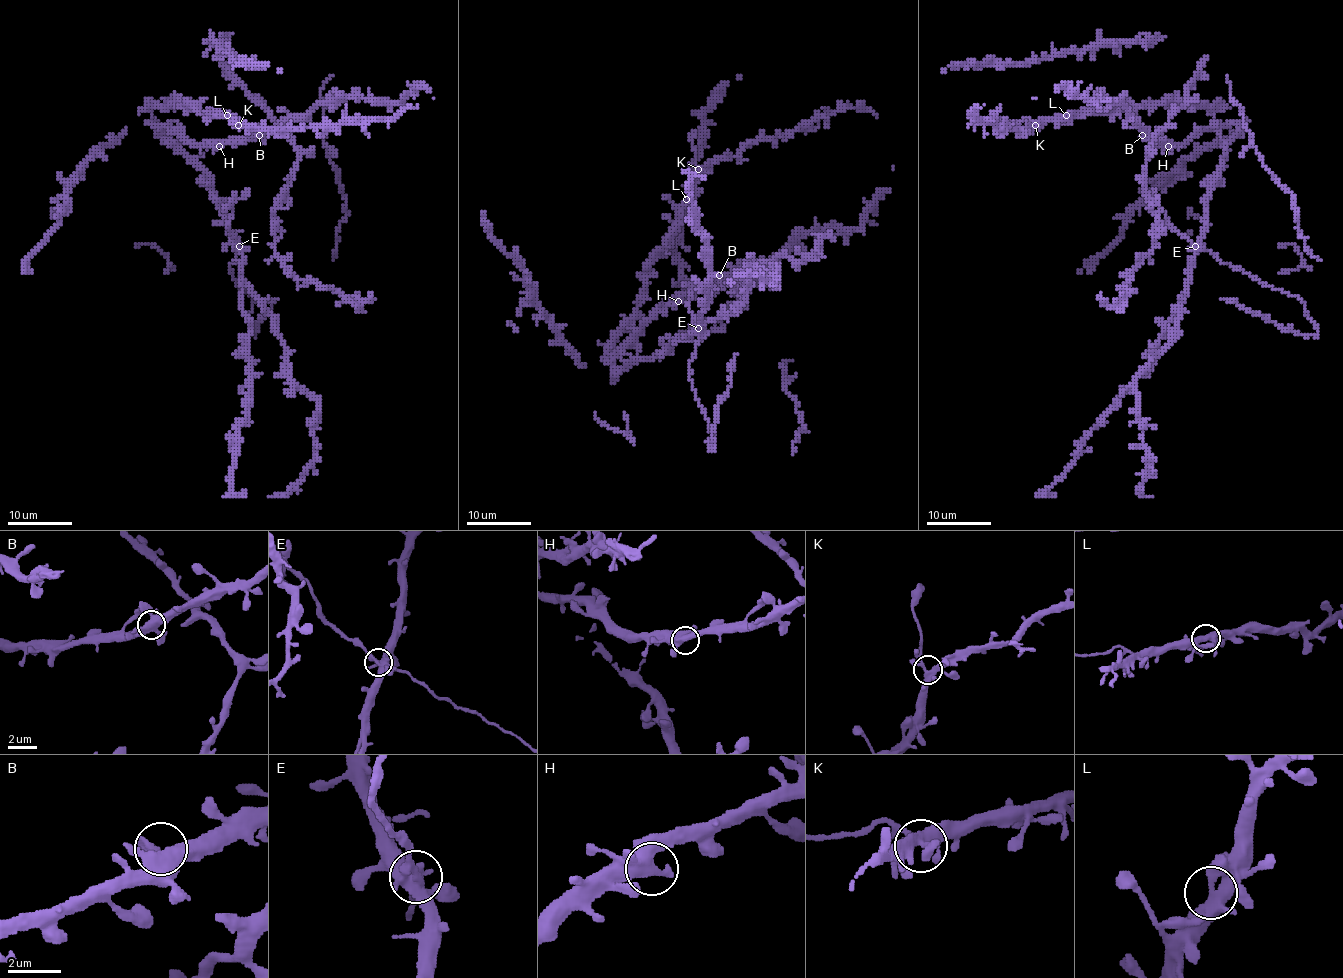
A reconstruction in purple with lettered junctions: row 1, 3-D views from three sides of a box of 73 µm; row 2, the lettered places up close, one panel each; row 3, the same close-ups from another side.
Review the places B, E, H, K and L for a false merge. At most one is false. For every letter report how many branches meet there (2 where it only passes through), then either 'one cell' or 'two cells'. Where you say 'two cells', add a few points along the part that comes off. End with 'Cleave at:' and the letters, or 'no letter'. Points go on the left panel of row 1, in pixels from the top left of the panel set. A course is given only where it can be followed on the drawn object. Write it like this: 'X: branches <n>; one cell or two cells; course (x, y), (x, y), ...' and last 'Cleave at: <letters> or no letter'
B: branches 5; one cell
E: branches 6; one cell
H: branches 4; one cell
K: branches 5; one cell
L: branches 4; one cell
Cleave at: no letter

